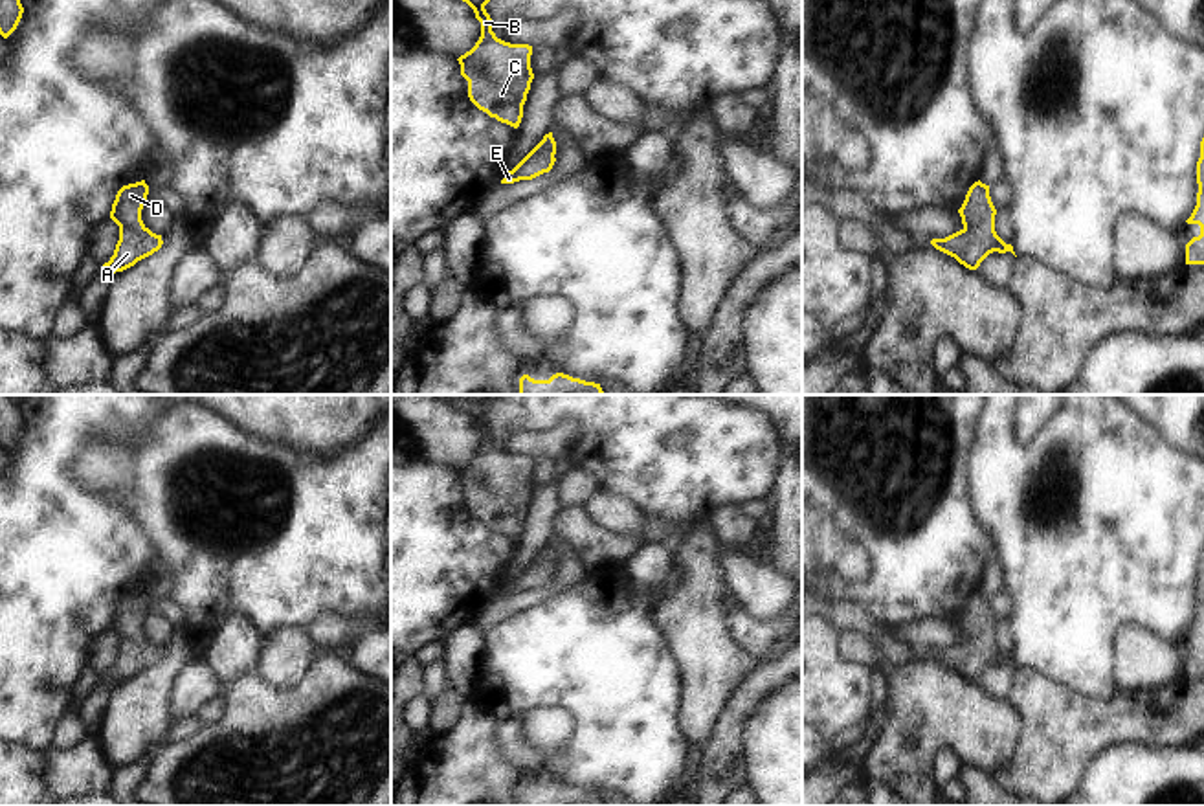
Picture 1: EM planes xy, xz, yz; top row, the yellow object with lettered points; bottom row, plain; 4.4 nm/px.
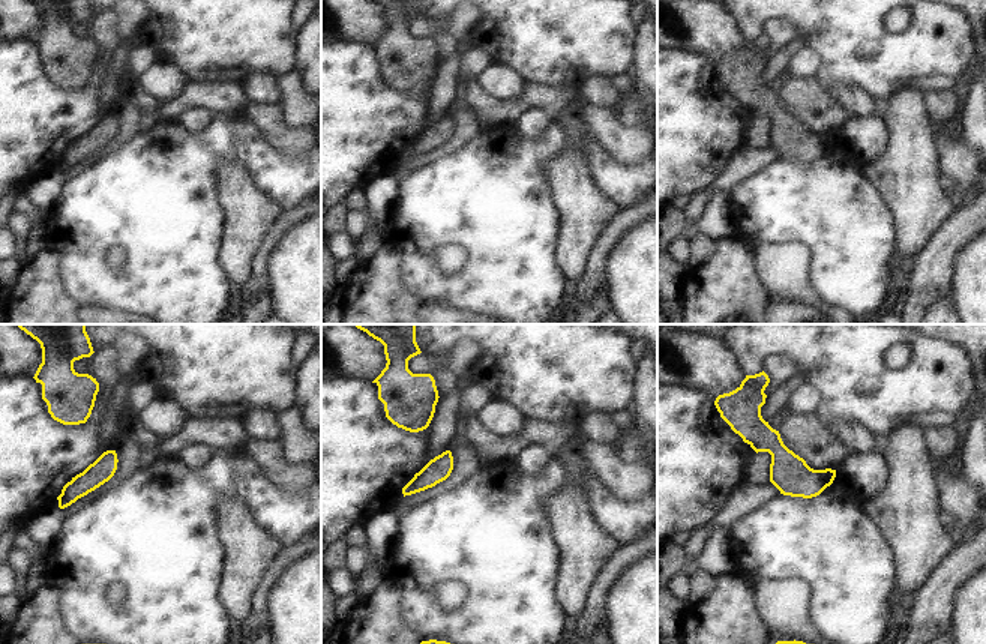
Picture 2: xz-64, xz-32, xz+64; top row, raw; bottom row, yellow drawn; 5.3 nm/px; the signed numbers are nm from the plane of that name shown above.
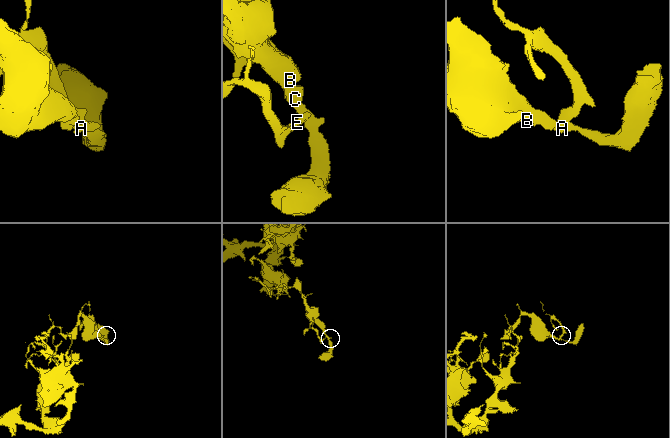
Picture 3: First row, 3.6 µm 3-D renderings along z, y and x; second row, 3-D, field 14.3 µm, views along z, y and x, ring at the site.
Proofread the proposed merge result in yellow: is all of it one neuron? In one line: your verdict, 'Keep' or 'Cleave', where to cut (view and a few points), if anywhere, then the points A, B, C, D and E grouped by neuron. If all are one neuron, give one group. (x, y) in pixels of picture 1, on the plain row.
Keep. No split. Groups: A B C D E.

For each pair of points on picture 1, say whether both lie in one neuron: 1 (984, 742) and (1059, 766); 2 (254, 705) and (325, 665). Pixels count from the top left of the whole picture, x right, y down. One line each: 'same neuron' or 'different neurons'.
1: different neurons
2: same neuron

